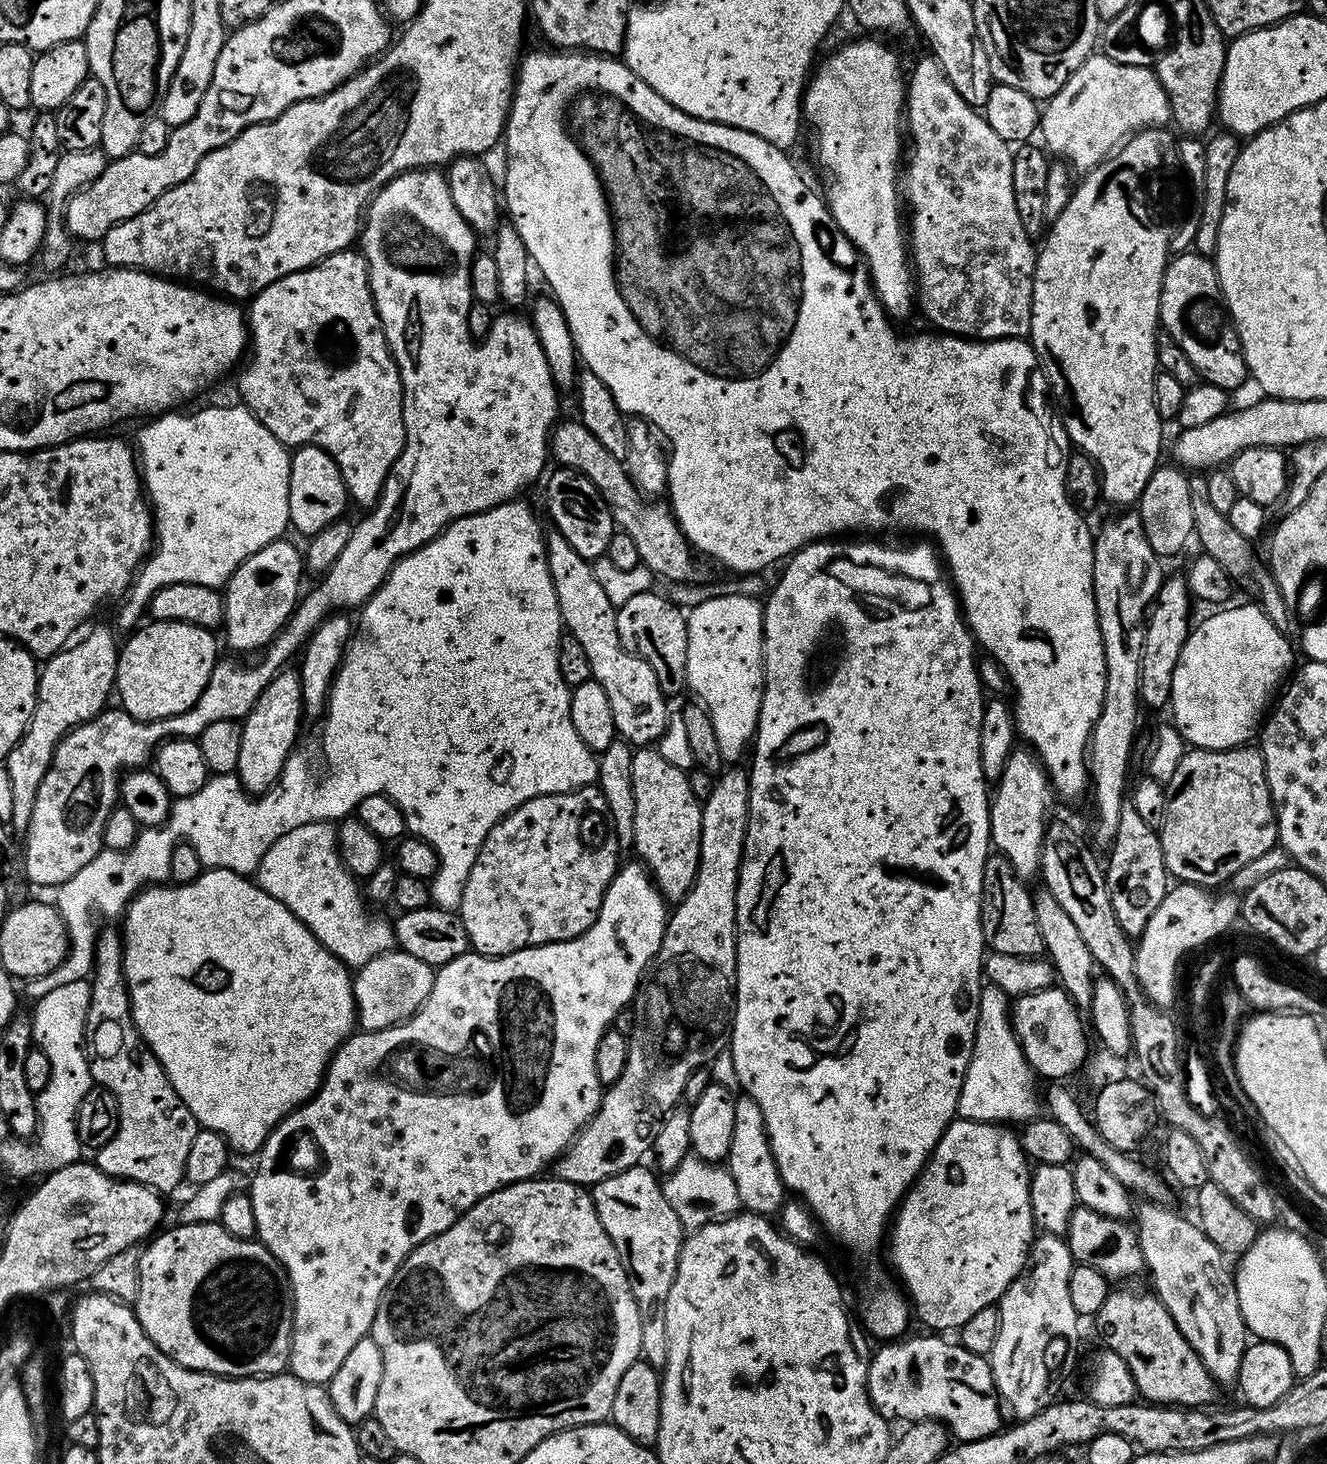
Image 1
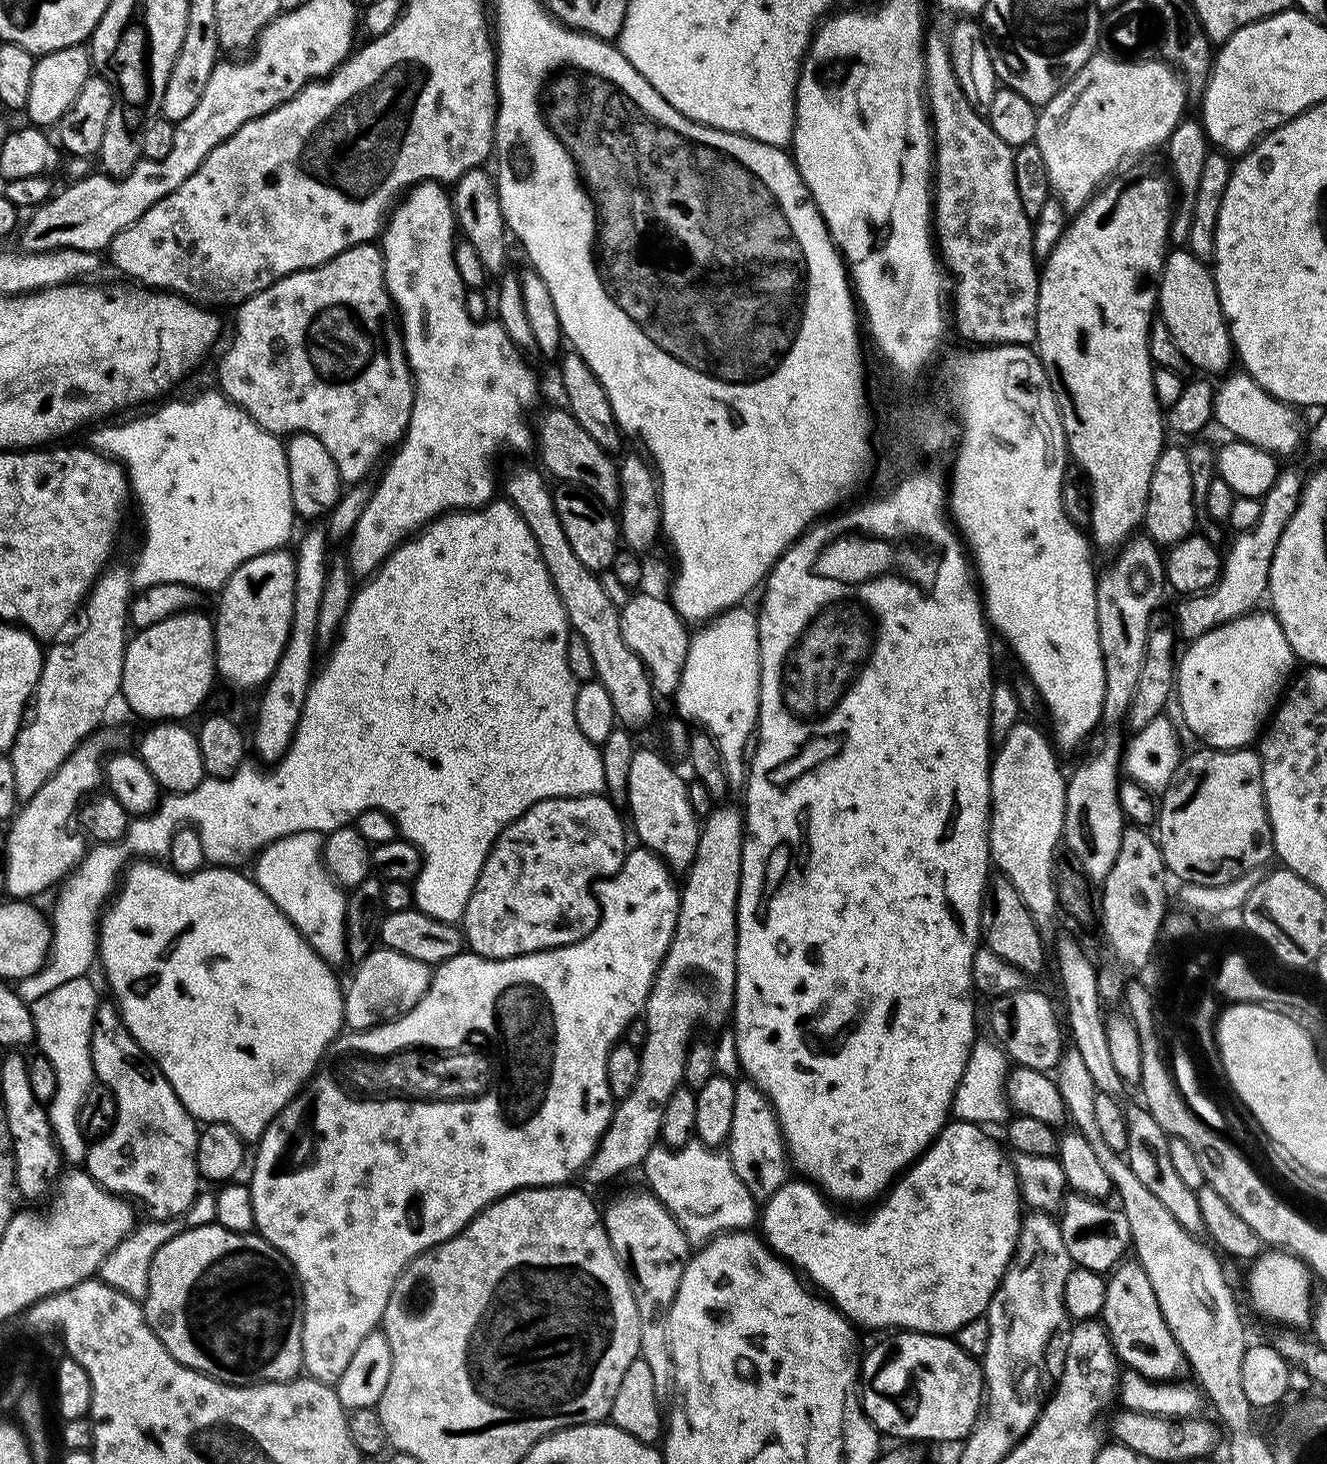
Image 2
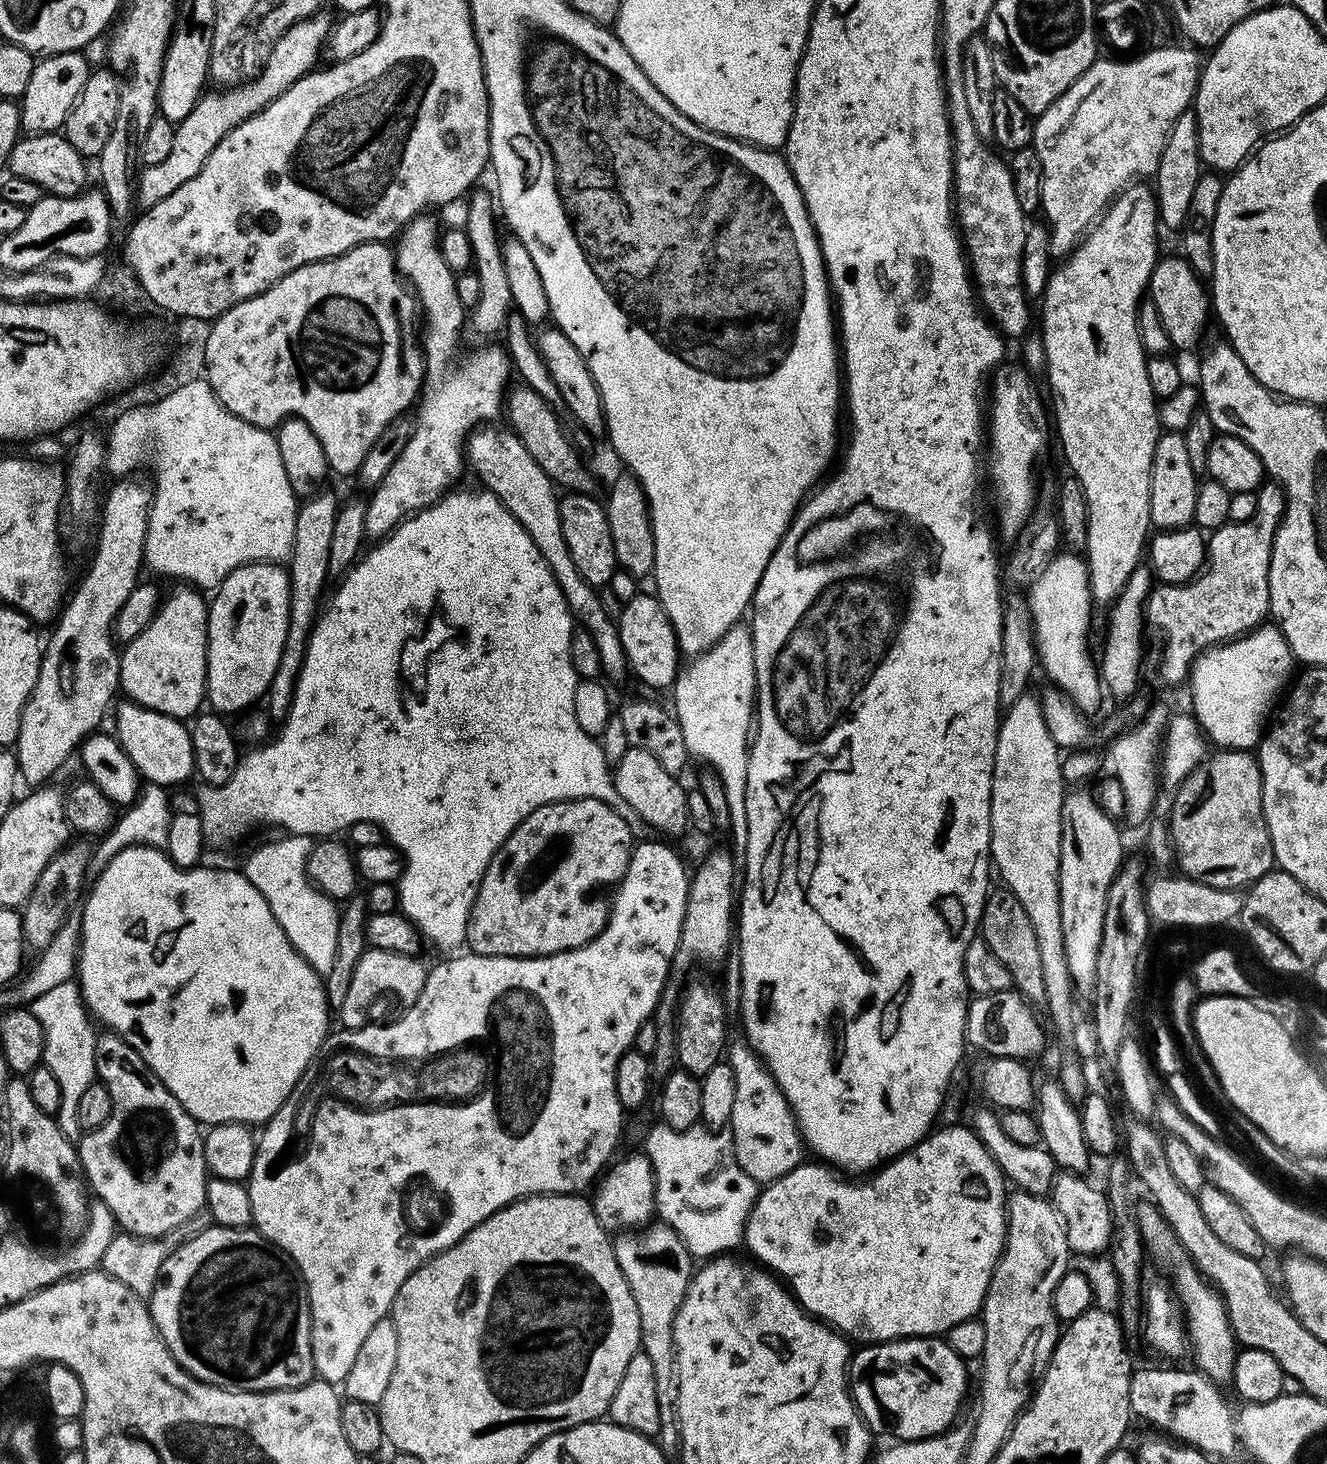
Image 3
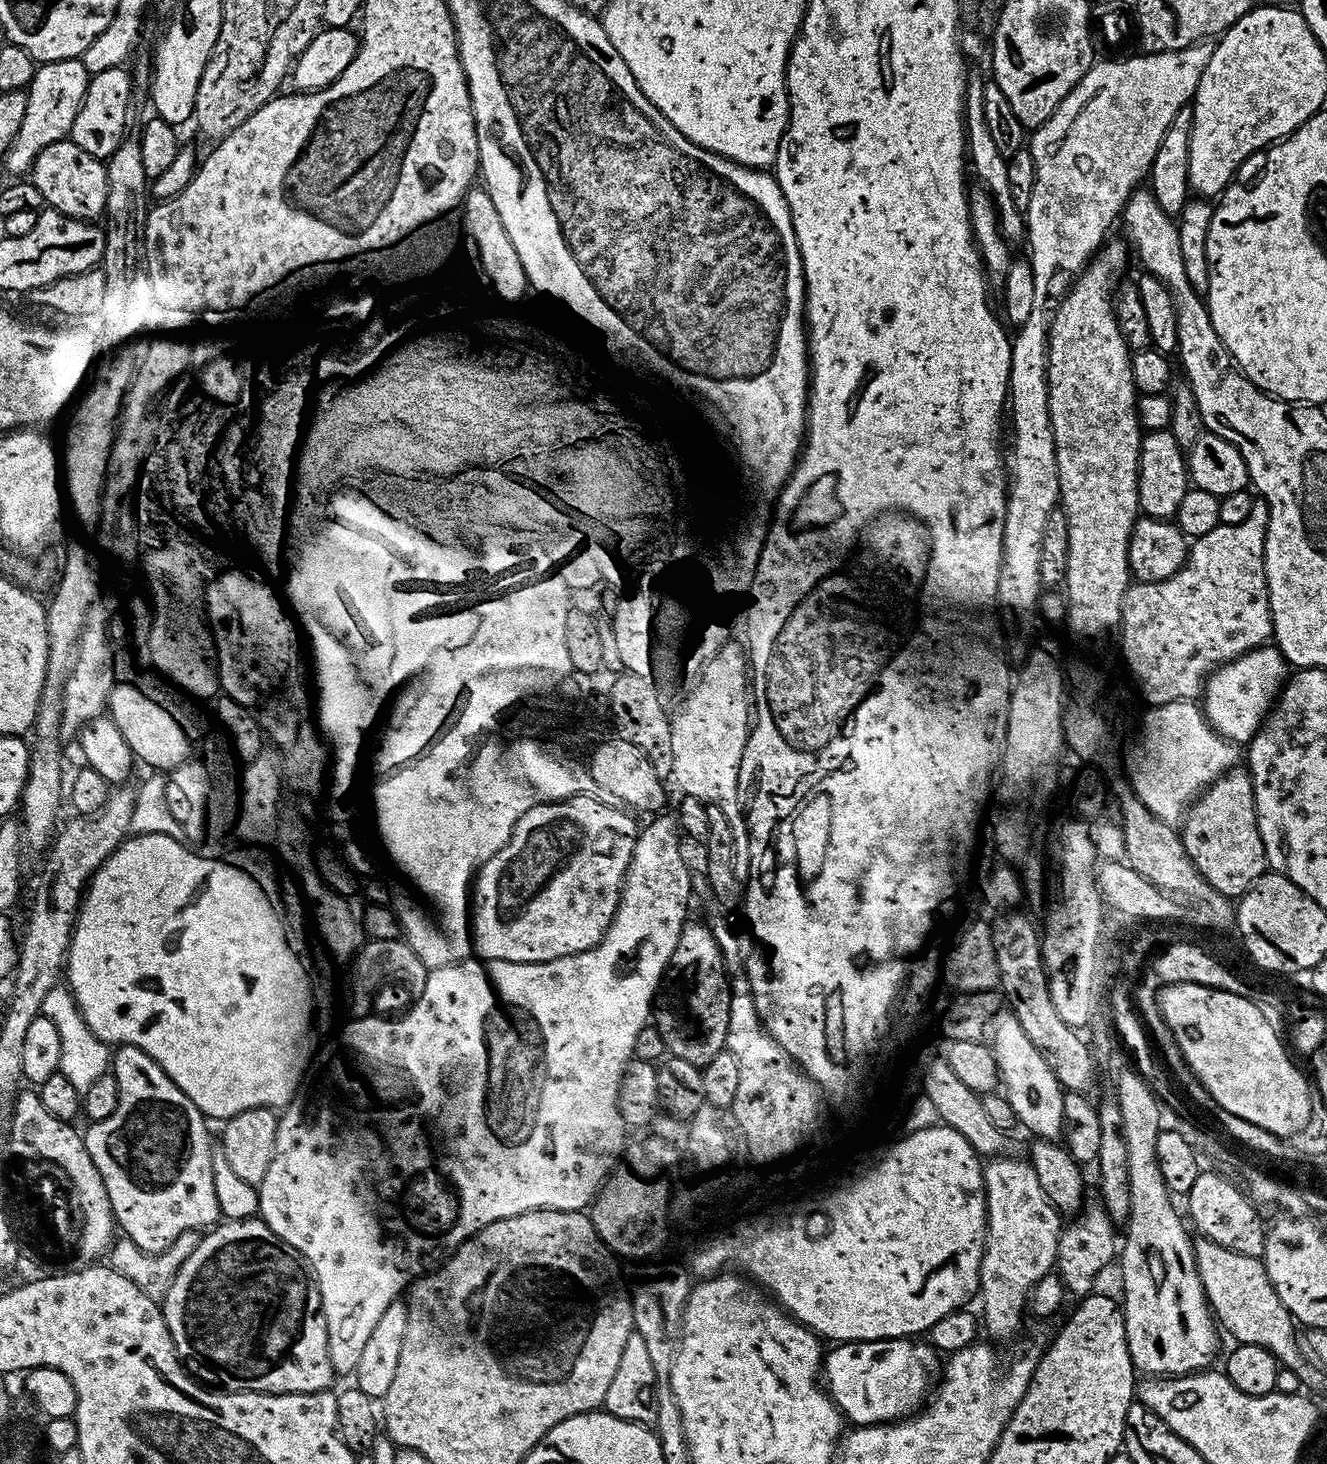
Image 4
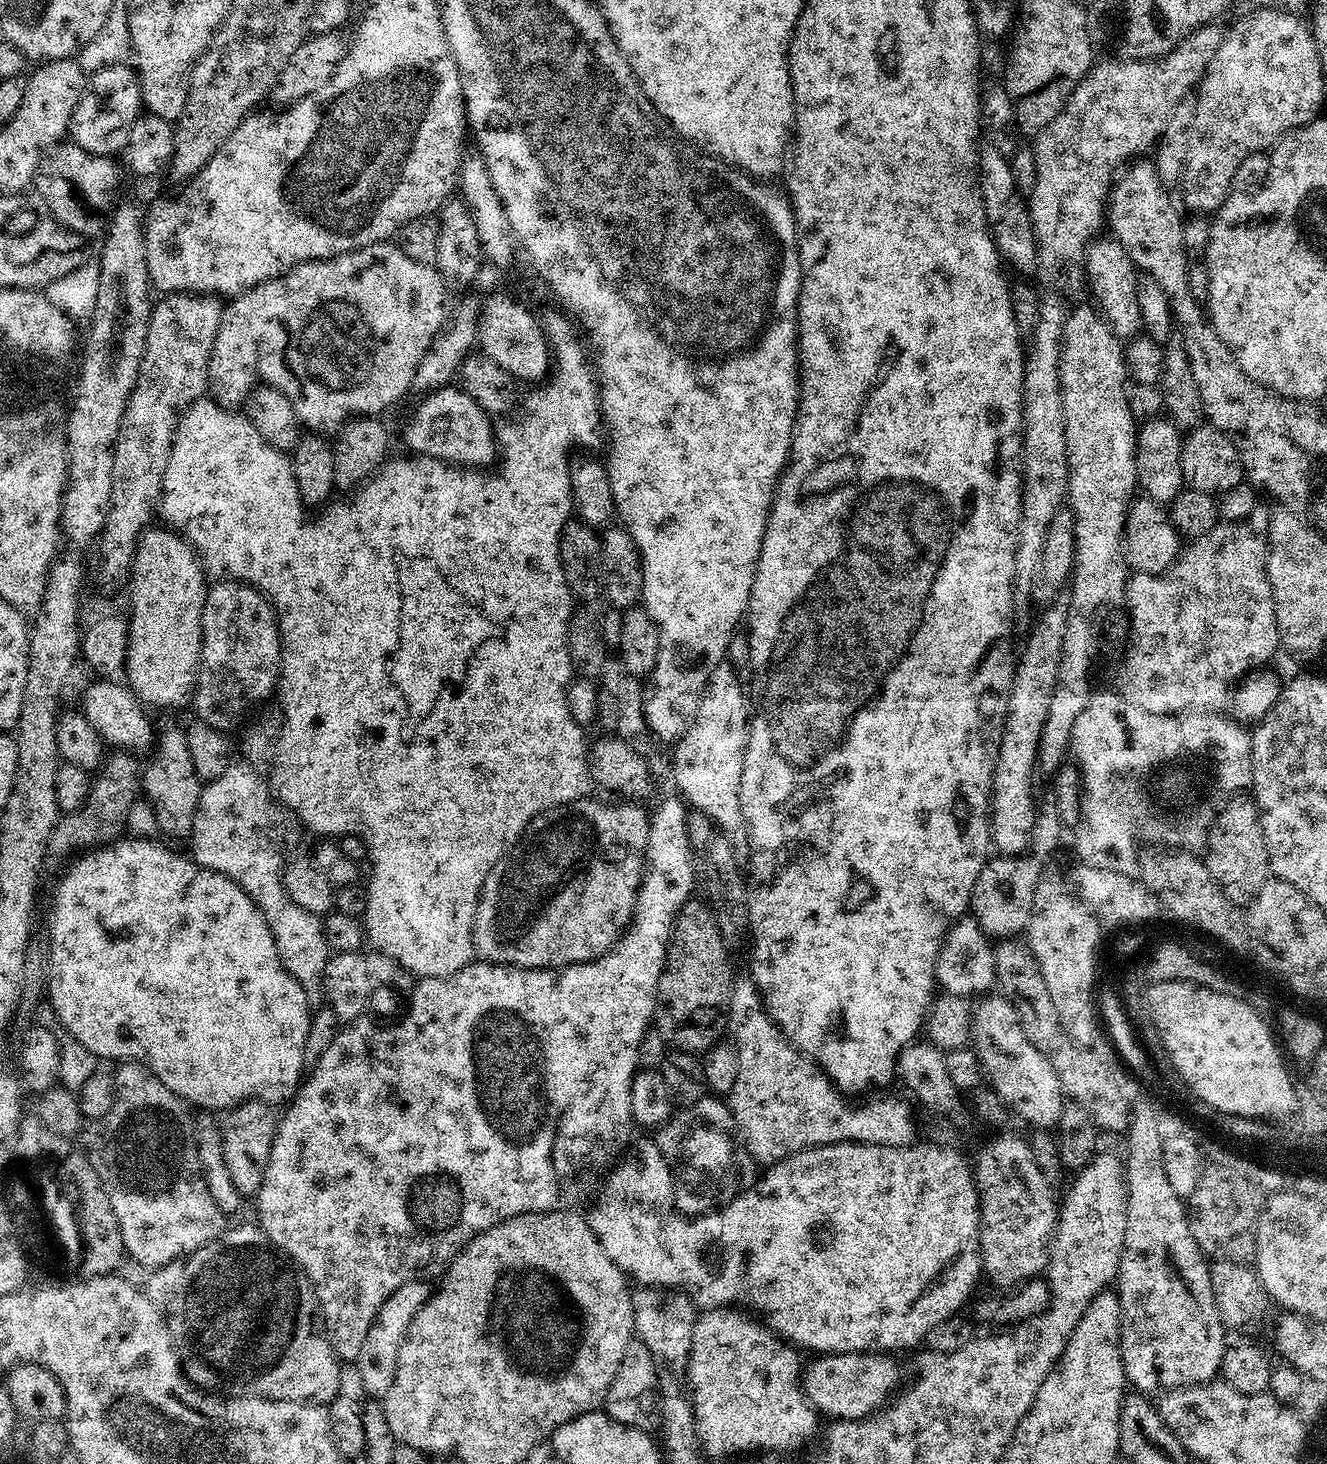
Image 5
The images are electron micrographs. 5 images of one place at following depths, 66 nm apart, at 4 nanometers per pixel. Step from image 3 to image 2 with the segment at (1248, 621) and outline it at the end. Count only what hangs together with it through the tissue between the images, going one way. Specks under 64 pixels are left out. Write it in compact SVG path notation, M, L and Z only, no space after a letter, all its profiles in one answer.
M1288 468L1277 471L1276 481L1270 490L1260 500L1258 522L1245 532L1236 532L1233 535L1232 545L1222 556L1220 579L1215 586L1203 594L1191 598L1181 599L1176 608L1175 627L1179 635L1188 636L1189 641L1199 638L1212 628L1236 620L1239 616L1247 616L1257 607L1260 599L1265 599L1268 591L1268 575L1274 558L1274 550L1278 550L1278 538L1282 538L1282 530L1286 530L1286 522L1294 514L1300 501L1300 492L1304 489L1304 480L1294 469Z

